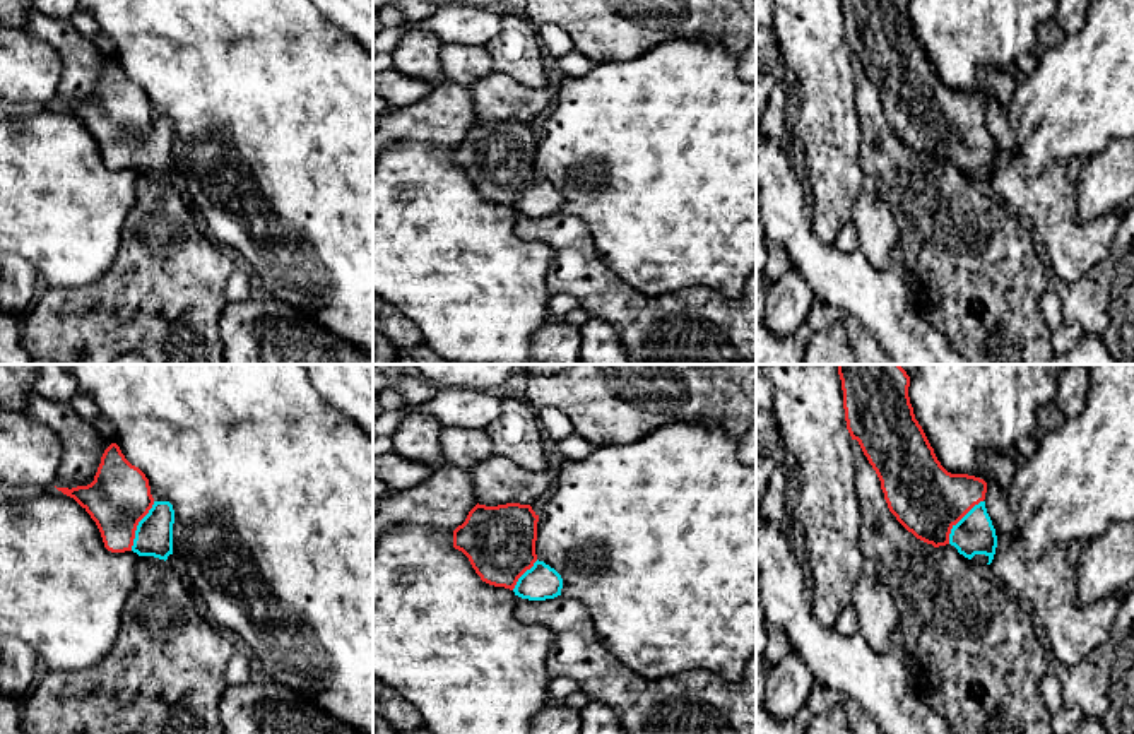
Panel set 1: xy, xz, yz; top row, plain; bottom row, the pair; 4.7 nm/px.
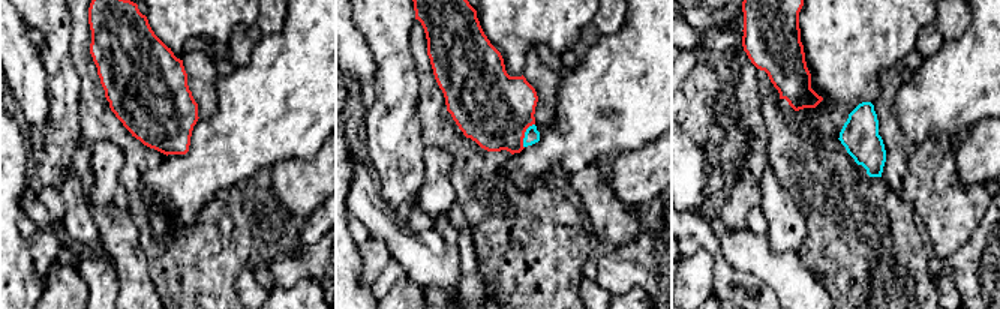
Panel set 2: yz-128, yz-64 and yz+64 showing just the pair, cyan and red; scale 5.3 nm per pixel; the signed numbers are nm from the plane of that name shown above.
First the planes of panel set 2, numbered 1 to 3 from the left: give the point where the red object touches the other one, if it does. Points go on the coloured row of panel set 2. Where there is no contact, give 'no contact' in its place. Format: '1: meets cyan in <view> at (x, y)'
1: no contact
2: meets cyan in yz-64 at (525, 135)
3: no contact

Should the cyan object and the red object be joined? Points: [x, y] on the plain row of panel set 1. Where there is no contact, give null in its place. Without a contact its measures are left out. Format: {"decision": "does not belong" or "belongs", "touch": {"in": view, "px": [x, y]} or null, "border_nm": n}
{"decision": "belongs", "touch": {"in": "xy", "px": [137, 142]}, "border_nm": 260}

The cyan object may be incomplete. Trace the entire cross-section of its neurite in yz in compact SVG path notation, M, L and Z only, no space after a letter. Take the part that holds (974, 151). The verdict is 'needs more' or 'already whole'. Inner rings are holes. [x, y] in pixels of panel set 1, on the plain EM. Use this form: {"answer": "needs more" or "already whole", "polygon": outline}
{"answer": "needs more", "polygon": "M842 0L847 46L876 87L884 116L896 137L934 164L951 161L972 176L985 171L992 180L997 152L985 125L987 99L951 91L937 77L908 14L910 0Z"}

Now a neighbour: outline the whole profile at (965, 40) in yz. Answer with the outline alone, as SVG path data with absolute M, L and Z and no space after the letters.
M910 0L908 14L915 36L922 43L941 82L951 91L968 91L987 99L987 75L992 68L1004 70L1023 53L1031 53L1037 27L1054 19L1057 0Z

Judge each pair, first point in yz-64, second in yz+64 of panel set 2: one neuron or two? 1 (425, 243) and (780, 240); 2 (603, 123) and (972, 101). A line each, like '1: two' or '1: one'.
1: two
2: one

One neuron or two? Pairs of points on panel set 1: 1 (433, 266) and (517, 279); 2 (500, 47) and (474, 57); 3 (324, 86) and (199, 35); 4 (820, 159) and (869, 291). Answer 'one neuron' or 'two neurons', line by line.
1: one neuron
2: two neurons
3: one neuron
4: two neurons

